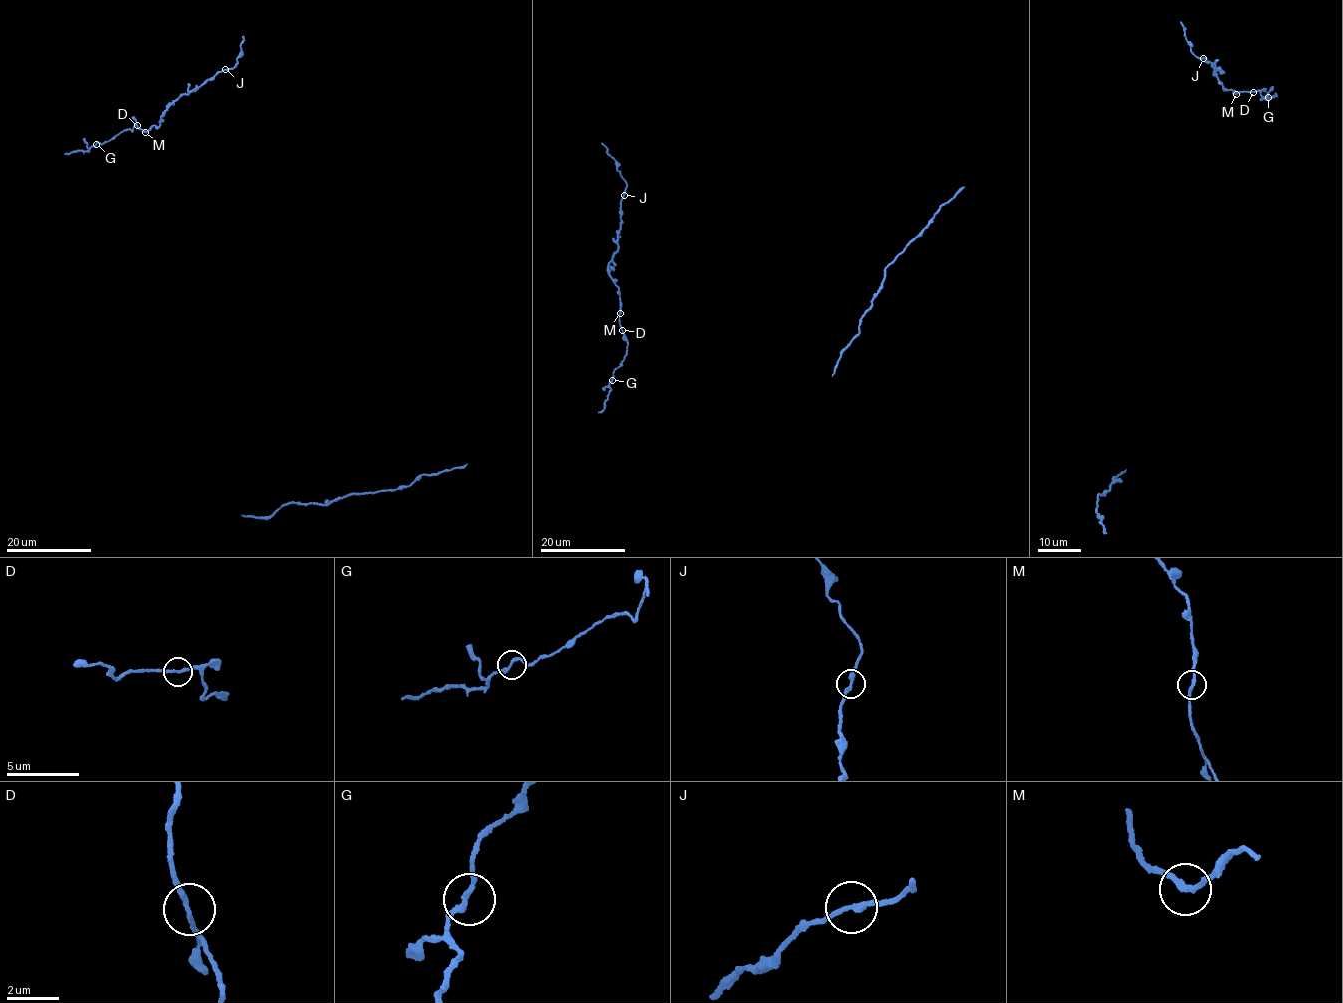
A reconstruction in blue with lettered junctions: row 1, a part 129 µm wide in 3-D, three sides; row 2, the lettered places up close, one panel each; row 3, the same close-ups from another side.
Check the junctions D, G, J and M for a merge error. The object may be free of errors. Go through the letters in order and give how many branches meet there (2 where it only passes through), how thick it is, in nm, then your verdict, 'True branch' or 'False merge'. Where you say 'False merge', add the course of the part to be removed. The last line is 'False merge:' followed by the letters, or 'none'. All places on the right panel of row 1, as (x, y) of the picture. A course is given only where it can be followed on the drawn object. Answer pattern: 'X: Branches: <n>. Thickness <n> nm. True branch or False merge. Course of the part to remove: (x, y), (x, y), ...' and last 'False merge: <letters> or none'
D: Branches: 2. Thickness 180 nm. True branch
G: Branches: 2. Thickness 220 nm. True branch
J: Branches: 2. Thickness 220 nm. True branch
M: Branches: 2. Thickness 220 nm. True branch
False merge: none

